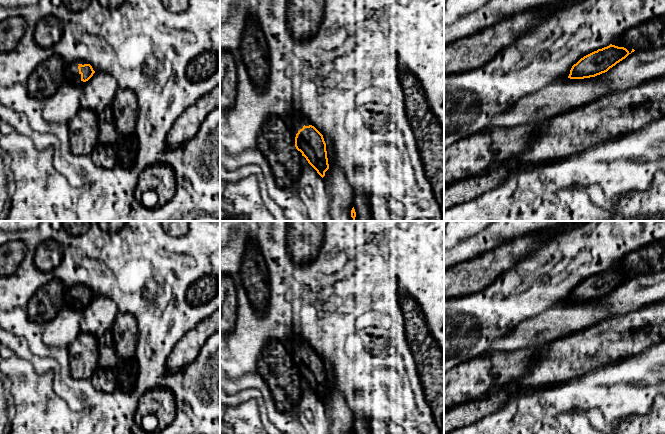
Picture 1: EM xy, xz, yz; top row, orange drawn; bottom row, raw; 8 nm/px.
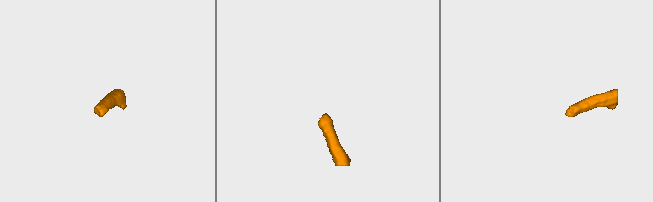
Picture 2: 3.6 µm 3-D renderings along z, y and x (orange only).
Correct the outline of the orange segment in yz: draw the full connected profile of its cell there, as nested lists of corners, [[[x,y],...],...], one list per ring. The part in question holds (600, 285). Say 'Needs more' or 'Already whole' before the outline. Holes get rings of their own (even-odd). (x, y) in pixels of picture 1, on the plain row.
Already whole. [[[610,268],[581,282],[572,290],[568,302],[584,303],[595,301],[607,296],[629,278],[631,277],[626,272]]]

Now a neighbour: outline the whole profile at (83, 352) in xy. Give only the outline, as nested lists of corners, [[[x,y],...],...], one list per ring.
[[[80,333],[69,345],[70,373],[74,379],[90,379],[98,367],[99,340],[93,334]]]

